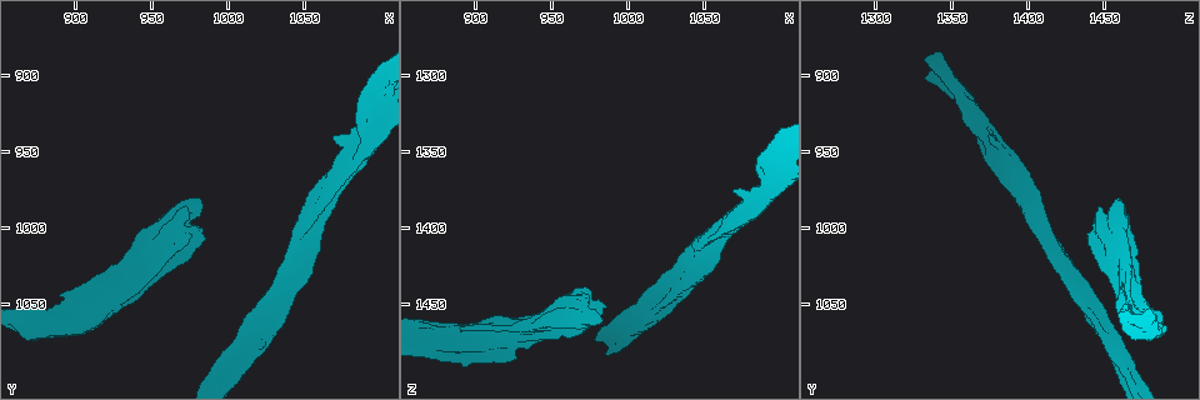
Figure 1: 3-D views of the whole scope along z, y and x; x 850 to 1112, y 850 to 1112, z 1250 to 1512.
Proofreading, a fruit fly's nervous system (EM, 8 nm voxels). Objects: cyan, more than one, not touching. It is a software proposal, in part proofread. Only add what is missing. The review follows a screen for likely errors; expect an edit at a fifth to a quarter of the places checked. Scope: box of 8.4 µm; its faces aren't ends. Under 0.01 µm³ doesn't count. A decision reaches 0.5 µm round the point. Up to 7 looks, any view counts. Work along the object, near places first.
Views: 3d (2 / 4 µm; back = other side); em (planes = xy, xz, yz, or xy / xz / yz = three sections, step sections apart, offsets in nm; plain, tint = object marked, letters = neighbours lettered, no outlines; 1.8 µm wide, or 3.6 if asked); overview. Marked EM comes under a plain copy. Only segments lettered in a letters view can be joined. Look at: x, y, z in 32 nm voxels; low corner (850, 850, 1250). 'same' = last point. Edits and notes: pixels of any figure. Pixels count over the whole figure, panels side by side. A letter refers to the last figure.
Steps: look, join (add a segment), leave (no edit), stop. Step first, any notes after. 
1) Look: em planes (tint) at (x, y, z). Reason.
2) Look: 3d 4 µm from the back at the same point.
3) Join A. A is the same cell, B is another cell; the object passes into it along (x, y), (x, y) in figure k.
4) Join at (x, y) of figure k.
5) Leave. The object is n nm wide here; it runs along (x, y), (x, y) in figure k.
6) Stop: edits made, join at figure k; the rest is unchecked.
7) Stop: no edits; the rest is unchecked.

Look: 3d 4 µm at (888, 1042, 1466).

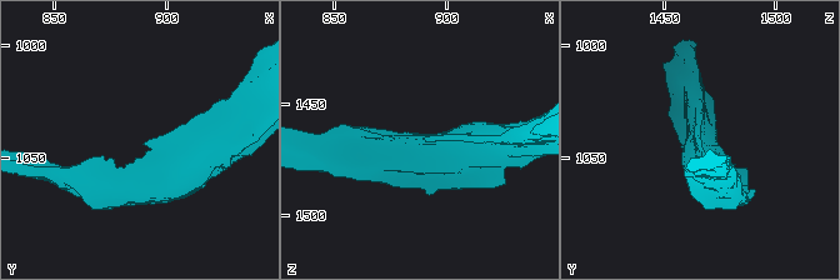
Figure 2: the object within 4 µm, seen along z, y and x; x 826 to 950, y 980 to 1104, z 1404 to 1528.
Look: em xy step 4 (letters) at (890, 1043, 1464). Shape alone is not enough.

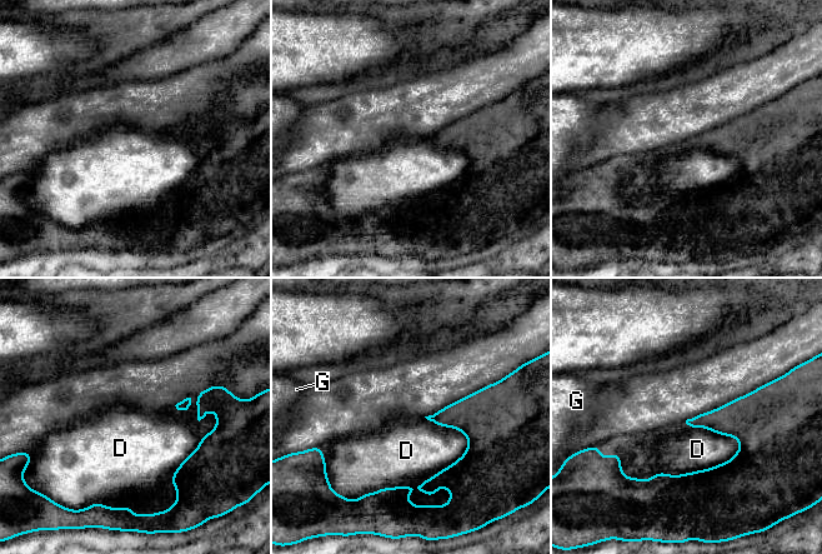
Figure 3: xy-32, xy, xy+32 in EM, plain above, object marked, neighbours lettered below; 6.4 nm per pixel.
Leave. The longest contact is with D, 750 nm; D and G are other cells; it runs along (766, 413), (726, 474), (652, 480) in figure 3; no lettered segment goes on from it.

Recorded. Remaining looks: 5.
Look: em xy step 16 (letters) at (984, 1006, 1450). Stops while still wide.

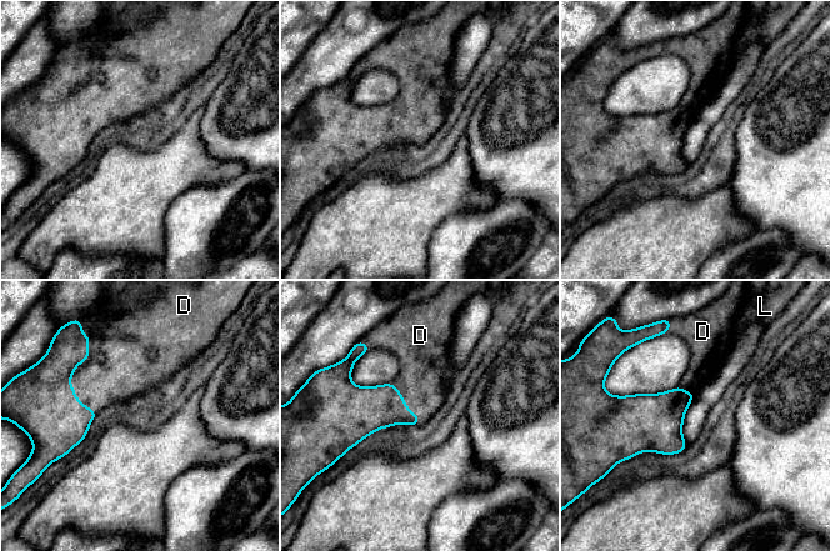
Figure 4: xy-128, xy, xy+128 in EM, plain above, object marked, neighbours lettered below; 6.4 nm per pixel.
Look: em planes (letters) at the same point. Another direction.

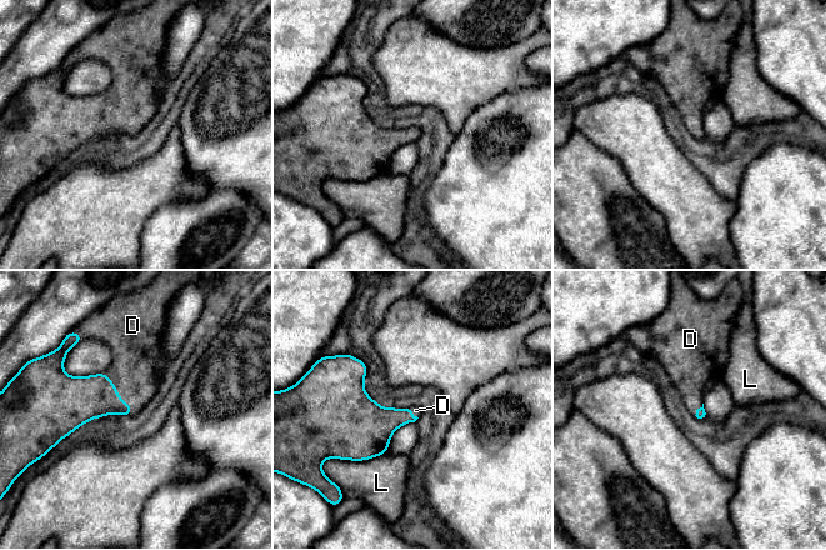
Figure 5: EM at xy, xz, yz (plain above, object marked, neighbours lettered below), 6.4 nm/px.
Join D. D is the same cell, L is another cell; the object passes into it along (80, 399), (118, 394), (138, 365) in figure 5; it goes on there.

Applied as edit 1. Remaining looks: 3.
Look: overview. Redraw.

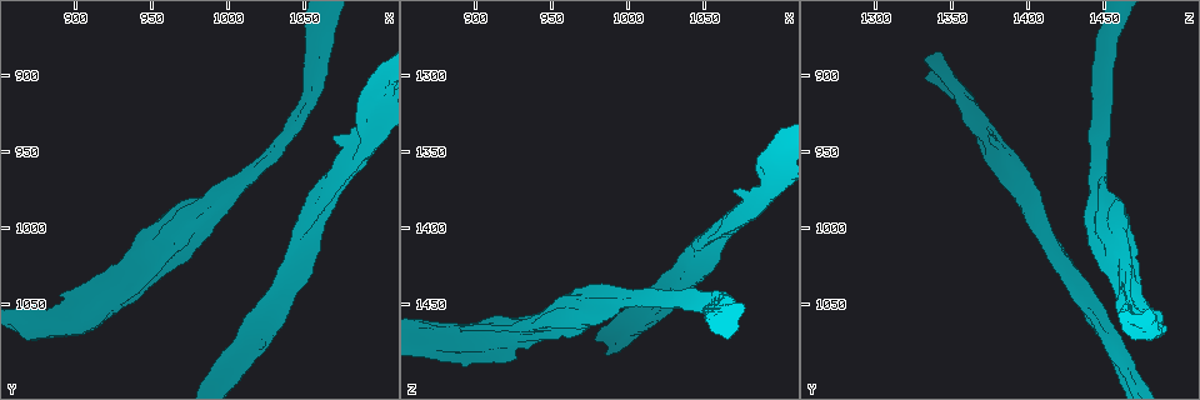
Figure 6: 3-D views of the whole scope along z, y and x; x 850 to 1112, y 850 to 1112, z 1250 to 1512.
Look: 3d 4 µm at (1046, 1012, 1414).

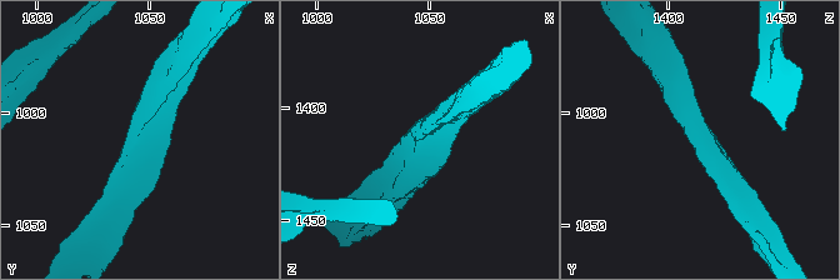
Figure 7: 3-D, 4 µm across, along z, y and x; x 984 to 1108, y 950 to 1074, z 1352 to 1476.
Look: em 3.6 µm planes (letters) at (1045, 1012, 1415). Shape alone is not enough.

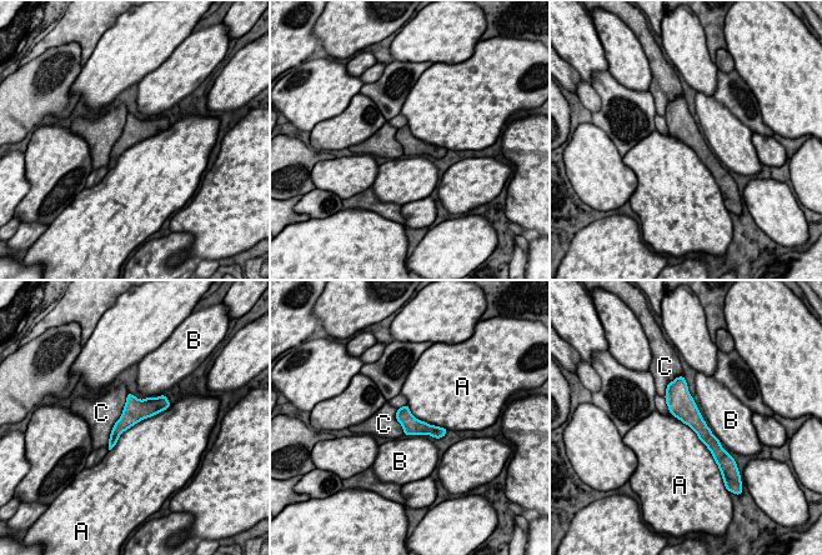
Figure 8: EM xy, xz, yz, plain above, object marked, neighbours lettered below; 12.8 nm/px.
Leave. A, B and C are other cells; it runs along (682, 385), (682, 406), (712, 448) in figure 8; no lettered segment goes on from it.

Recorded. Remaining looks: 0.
Stop: edits made, join at figure 5; the rest is unchecked.

